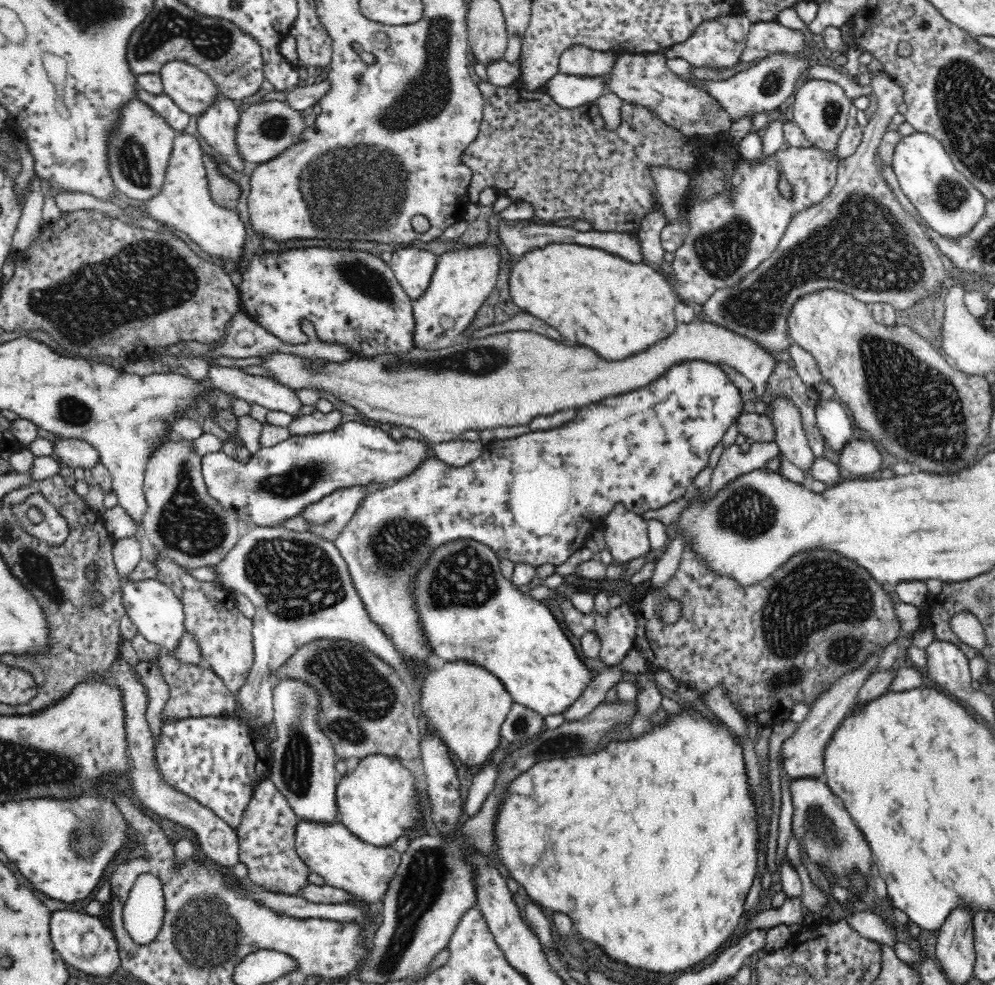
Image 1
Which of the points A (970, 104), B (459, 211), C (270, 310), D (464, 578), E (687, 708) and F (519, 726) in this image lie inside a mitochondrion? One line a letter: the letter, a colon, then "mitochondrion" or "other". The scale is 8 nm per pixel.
A: mitochondrion
B: other
C: other
D: mitochondrion
E: other
F: mitochondrion

